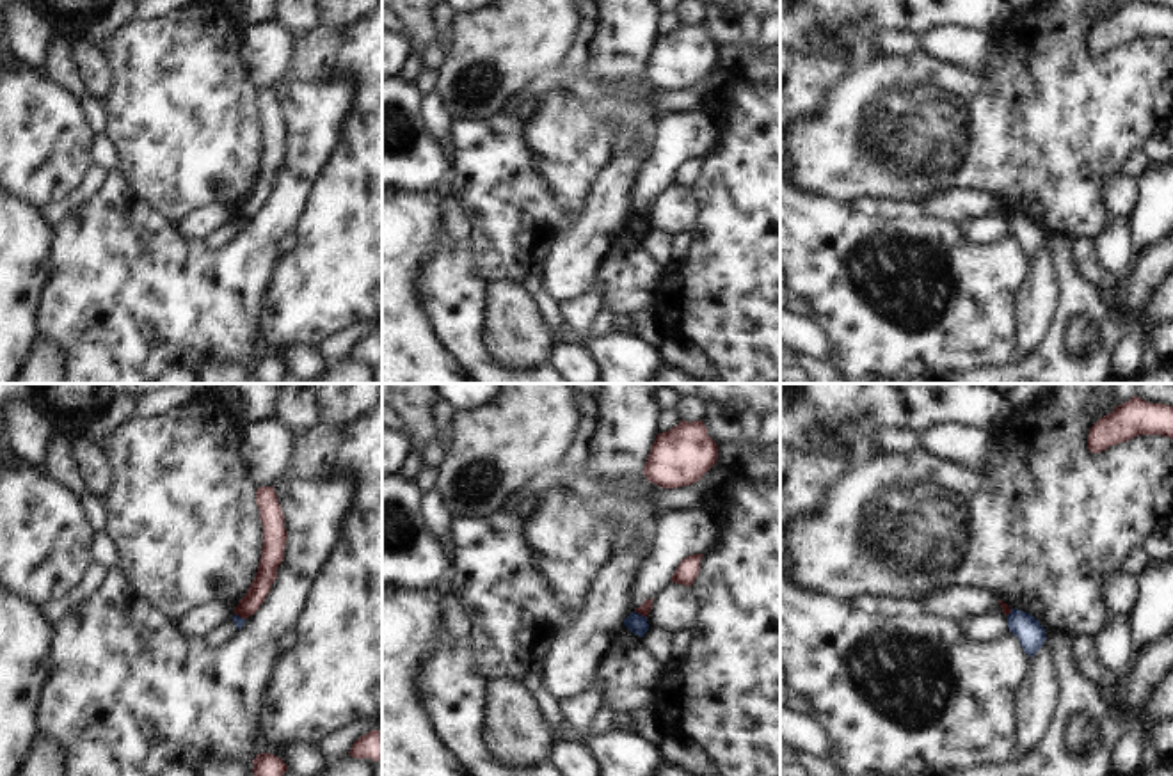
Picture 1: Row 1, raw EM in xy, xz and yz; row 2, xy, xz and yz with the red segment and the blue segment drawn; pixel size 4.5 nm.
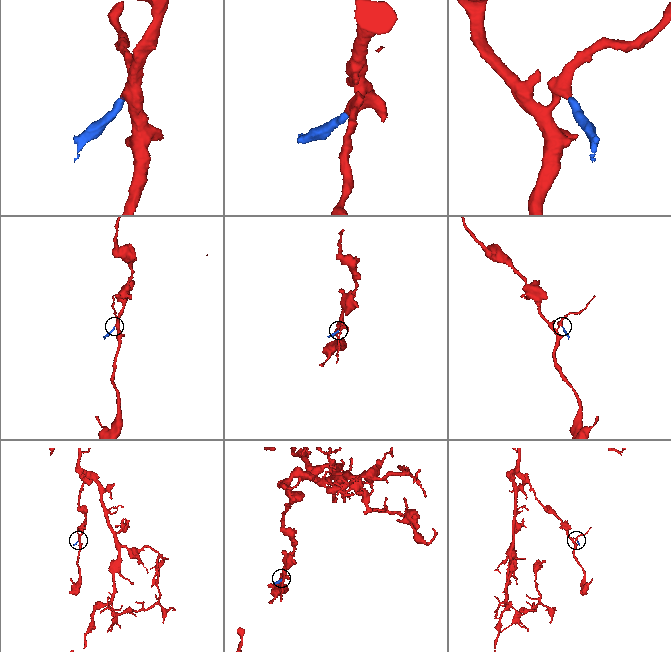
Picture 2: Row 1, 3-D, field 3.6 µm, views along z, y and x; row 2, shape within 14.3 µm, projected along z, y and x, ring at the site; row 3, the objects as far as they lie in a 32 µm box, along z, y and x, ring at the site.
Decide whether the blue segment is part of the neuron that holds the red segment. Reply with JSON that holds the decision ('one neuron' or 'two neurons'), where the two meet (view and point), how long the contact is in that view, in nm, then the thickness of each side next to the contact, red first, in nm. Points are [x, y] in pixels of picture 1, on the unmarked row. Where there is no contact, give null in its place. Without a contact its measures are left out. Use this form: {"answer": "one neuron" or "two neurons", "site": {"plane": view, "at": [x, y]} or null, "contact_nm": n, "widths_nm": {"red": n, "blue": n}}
{"answer": "two neurons", "site": {"plane": "xz", "at": [640, 215]}, "contact_nm": 70, "widths_nm": {"red": 60, "blue": 90}}

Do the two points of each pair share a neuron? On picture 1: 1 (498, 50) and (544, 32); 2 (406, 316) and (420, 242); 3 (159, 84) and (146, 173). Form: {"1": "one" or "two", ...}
{"1": "one", "2": "one", "3": "one"}

